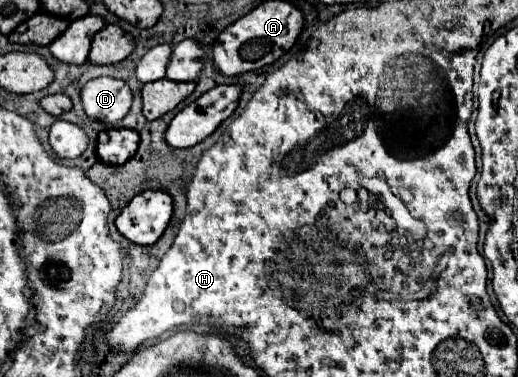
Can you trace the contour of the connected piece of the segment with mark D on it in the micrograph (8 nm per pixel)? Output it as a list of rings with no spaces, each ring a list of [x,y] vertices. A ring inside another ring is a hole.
[[[95,78],[89,80],[81,90],[81,104],[91,120],[115,124],[131,108],[131,90],[123,80],[117,78]]]

